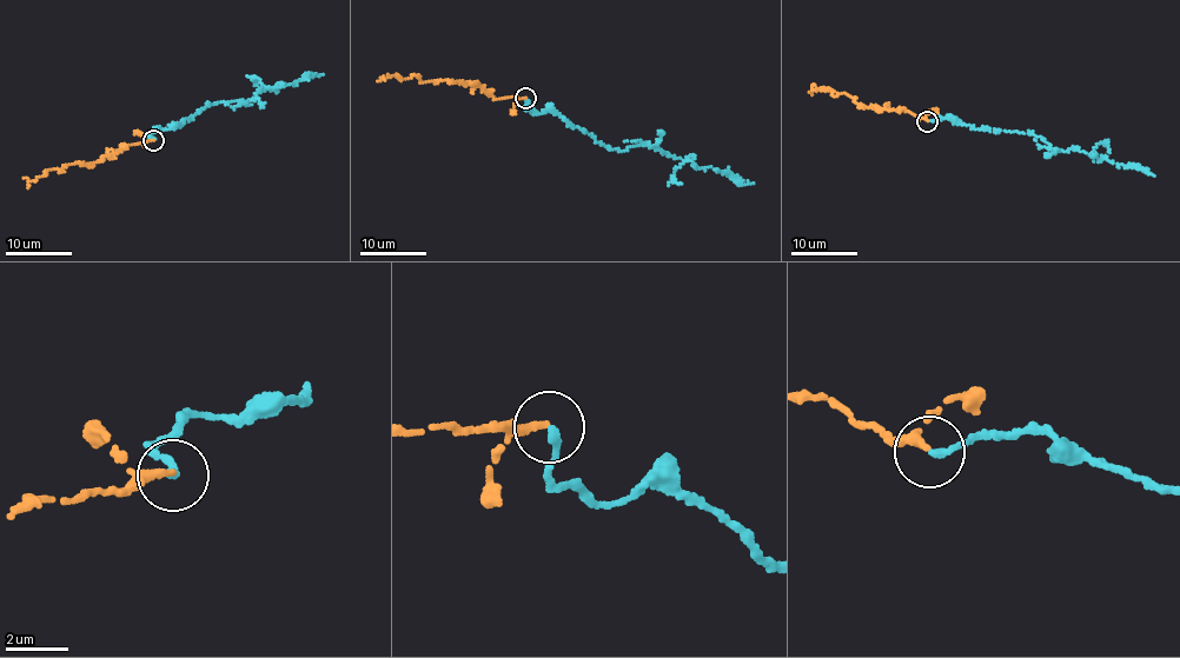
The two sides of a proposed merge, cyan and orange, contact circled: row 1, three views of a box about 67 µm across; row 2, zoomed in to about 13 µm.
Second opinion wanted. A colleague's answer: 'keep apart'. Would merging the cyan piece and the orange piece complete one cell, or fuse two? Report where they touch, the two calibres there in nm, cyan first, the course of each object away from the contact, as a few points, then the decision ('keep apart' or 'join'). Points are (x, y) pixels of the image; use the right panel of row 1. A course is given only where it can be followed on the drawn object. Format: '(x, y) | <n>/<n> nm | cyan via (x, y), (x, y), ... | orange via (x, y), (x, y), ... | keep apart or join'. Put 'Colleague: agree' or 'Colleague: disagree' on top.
Colleague: agree
(927, 121) | 280/260 nm | cyan via (927, 121), (953, 118), (985, 128), (1029, 133), (1060, 150), (1076, 147), (1096, 160), (1135, 165), (1154, 175) | orange via (927, 120), (900, 108), (863, 107), (849, 97), (834, 95), (827, 88), (811, 88), (813, 93) | keep apart

